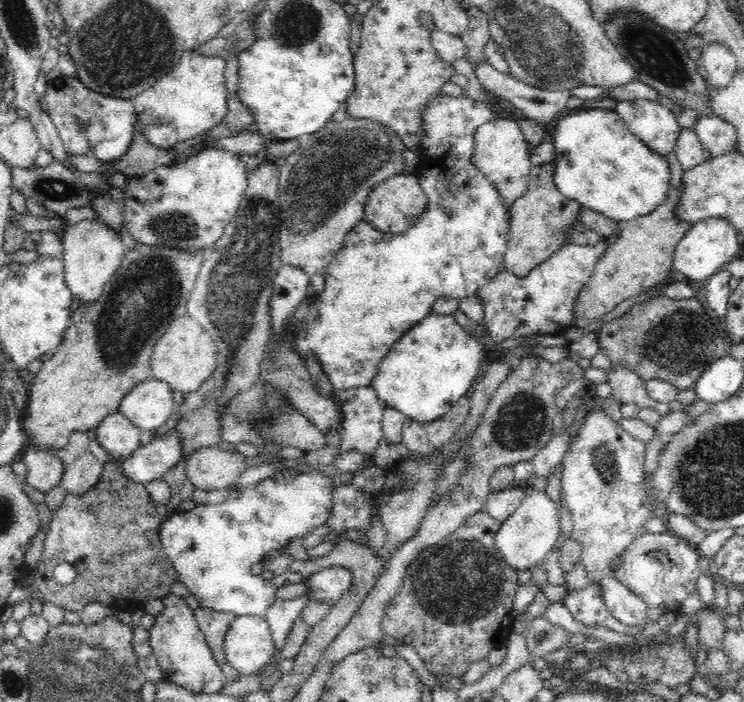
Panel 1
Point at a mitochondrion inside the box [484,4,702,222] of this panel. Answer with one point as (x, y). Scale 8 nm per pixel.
(656, 56)

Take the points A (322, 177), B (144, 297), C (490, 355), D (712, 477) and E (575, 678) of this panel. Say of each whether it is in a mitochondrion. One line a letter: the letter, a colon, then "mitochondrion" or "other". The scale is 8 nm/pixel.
A: mitochondrion
B: mitochondrion
C: other
D: mitochondrion
E: other

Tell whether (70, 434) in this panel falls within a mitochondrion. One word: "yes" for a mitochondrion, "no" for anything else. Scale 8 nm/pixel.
no

